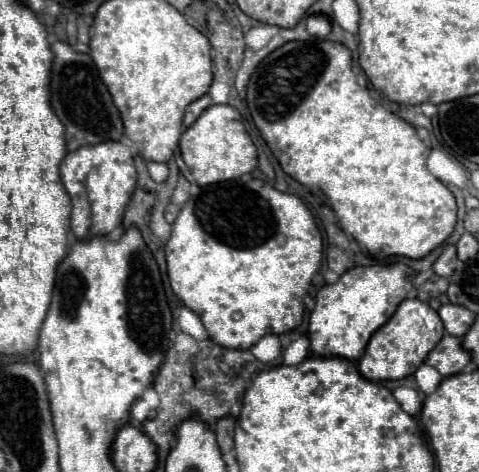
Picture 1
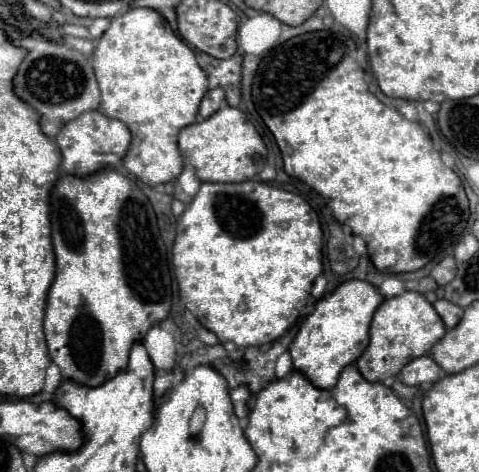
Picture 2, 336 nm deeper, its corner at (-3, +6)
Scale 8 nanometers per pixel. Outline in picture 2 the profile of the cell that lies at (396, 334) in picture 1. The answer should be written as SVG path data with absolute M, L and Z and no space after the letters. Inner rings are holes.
M406 290L400 296L386 298L374 312L370 326L370 344L358 358L356 366L368 382L382 382L384 378L398 376L398 372L414 358L424 356L446 332L442 318L434 306L420 294Z

